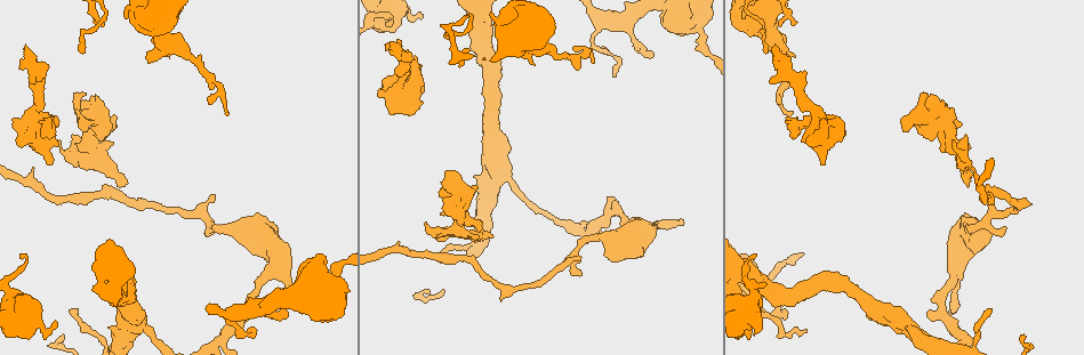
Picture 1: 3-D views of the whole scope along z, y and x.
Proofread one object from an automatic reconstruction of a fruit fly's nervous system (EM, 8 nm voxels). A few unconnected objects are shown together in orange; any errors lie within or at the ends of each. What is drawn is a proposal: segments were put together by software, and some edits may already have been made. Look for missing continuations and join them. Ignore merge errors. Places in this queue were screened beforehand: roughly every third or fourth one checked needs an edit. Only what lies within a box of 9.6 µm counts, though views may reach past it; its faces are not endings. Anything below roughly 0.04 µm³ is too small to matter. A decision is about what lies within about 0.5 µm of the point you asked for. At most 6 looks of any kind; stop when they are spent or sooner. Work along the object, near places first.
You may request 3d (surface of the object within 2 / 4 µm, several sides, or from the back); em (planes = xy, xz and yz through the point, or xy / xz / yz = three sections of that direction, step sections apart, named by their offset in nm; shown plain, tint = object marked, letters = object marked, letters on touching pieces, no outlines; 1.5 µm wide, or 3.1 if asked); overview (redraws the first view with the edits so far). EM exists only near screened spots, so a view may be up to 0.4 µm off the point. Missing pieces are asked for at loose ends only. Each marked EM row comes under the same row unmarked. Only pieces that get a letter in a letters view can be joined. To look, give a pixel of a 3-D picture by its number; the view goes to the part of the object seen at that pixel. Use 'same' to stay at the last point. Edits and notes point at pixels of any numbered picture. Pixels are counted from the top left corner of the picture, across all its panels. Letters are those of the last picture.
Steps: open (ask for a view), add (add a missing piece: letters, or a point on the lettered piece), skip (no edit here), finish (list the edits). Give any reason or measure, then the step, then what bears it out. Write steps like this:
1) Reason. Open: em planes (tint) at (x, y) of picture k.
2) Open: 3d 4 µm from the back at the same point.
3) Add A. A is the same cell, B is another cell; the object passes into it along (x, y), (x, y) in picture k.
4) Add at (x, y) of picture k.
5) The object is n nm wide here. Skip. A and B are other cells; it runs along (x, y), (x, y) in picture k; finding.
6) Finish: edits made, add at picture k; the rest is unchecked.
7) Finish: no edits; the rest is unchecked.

Free end. Open: em xz step 4 (letters) at (23, 146) of picture 1.

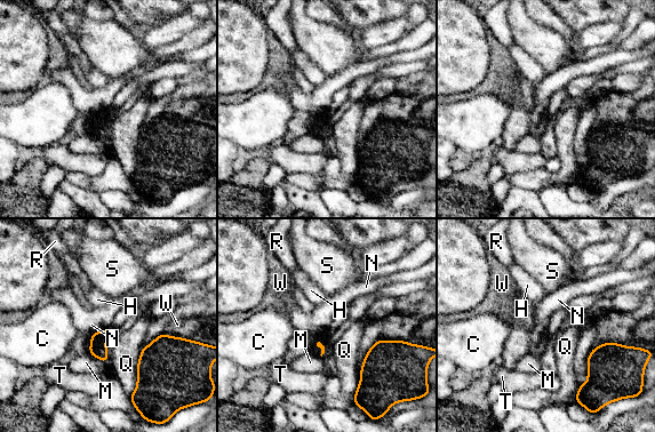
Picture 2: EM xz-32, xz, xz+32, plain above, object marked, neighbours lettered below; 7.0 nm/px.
Another direction. Open: em planes (letters) at the same point.

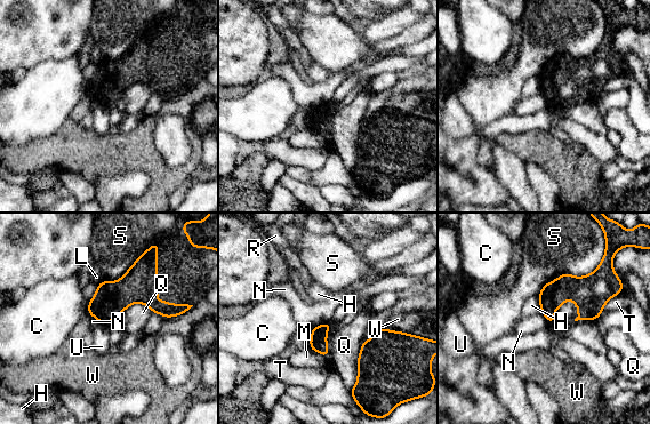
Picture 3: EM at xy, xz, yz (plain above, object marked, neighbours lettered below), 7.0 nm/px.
Skip. C, H, L, M, N, Q, R, S, T, U and W are other cells; a border runs along (330, 321), (318, 325), (312, 329) in picture 3; none of them fits.

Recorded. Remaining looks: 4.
Open: em xz step 8 (tint) at (209, 98) of picture 1.

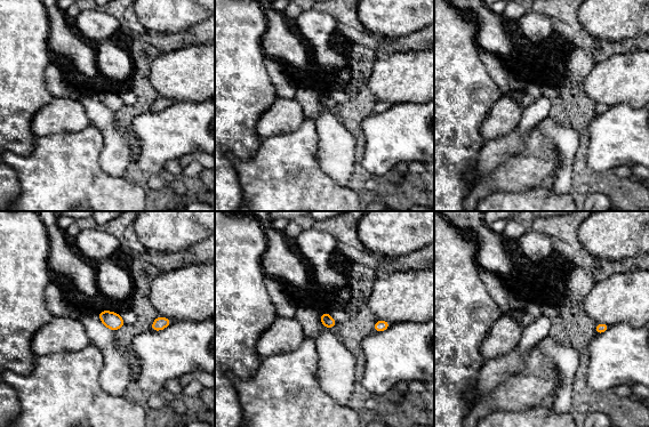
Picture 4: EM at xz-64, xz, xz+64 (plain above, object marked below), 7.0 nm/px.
Open: em planes (letters) at the same point.

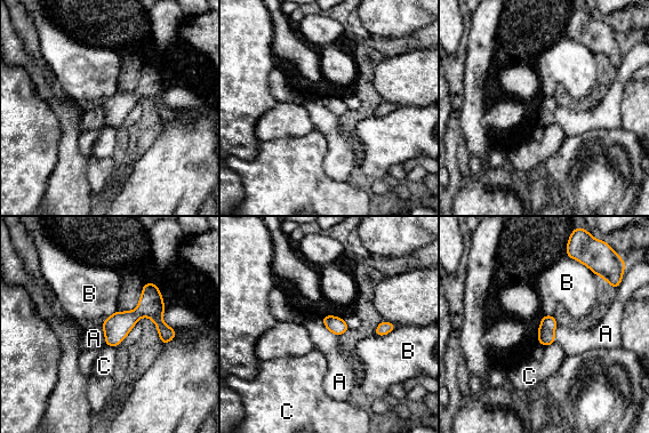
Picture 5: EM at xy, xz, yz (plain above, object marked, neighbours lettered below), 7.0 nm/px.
The object is 120 nm wide here; the longest contact is with B, 200 nm. Skip. A, B and C are other cells; none of them fits.

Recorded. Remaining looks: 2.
Branch stops here. Open: 3d 4 µm at (942, 143) of picture 1.

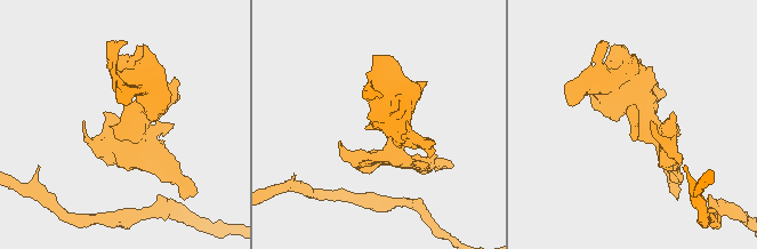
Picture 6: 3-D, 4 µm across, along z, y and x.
Need the tissue. Open: em planes (letters) at (112, 128) of picture 6.

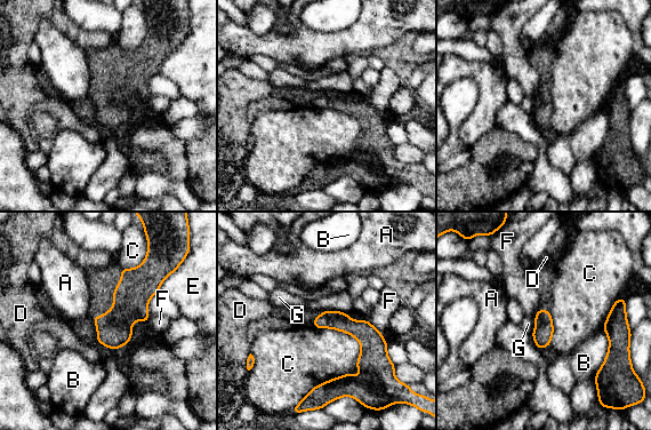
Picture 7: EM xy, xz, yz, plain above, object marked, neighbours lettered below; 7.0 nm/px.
Skip. A, B, C, D, E, F and G are other cells; no lettered piece goes on from it.

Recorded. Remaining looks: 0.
Finish: no edits; the rest is unchecked.

